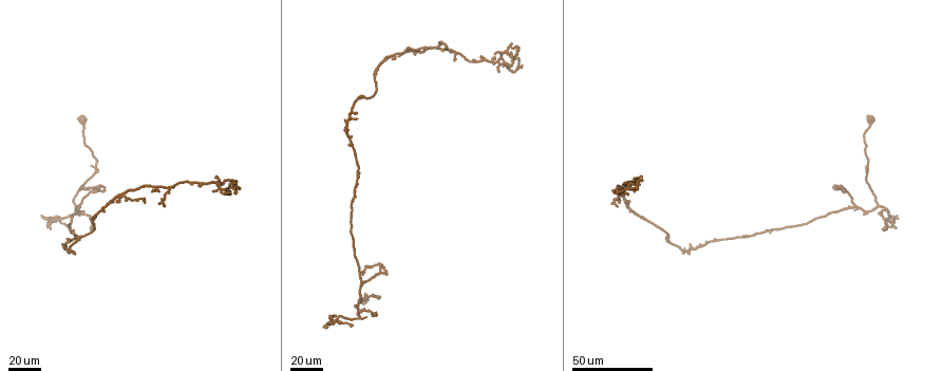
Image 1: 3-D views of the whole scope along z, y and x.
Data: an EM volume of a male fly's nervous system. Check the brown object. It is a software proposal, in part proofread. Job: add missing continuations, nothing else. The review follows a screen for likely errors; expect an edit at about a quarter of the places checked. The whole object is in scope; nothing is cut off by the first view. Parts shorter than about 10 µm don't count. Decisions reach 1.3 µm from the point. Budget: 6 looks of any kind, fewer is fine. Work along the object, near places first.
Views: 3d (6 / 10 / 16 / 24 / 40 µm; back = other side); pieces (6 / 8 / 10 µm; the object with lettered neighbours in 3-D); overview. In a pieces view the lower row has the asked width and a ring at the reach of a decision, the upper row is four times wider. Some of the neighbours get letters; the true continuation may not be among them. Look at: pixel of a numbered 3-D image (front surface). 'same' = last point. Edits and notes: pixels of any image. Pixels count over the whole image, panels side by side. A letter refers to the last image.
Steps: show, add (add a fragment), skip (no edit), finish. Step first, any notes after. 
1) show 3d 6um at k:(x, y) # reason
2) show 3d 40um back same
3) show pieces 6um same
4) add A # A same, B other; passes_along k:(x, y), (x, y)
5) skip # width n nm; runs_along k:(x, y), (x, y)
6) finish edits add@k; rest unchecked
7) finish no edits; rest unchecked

show 3d 40um at 1:(74, 236) # free end

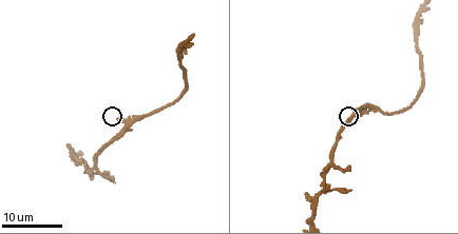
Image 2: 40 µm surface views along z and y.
show pieces 6um at 2:(118, 119)

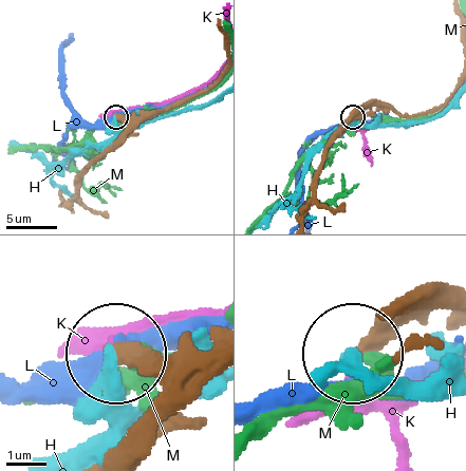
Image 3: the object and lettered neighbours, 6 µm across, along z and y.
skip # width 300 nm; H other, K other, L other, M other; none of them fits

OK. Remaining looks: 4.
show 3d 24um at 1:(358, 174) # free end

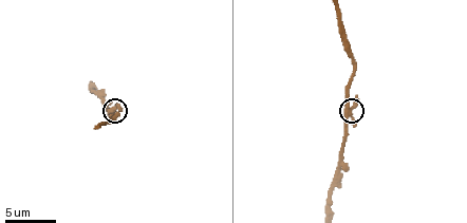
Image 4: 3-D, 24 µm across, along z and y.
show pieces 8um at 4:(355, 98)

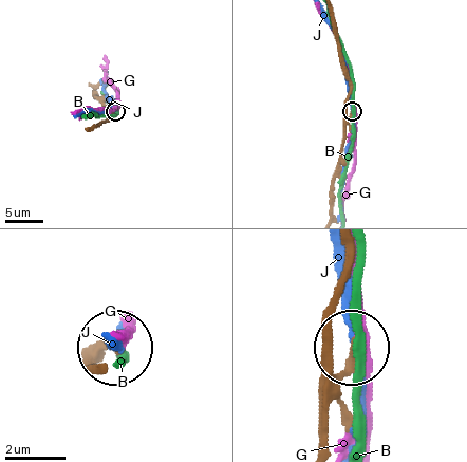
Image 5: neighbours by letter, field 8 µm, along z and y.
skip # B other, G other, J other; runs_along 5:(330, 211), (344, 123), (352, 112); no lettered fragment goes on from it

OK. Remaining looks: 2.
show 3d 40um at 1:(227, 188)

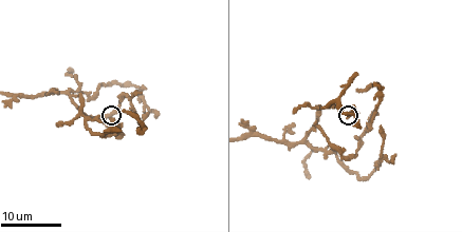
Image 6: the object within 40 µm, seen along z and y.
show pieces 6um at 6:(110, 120)

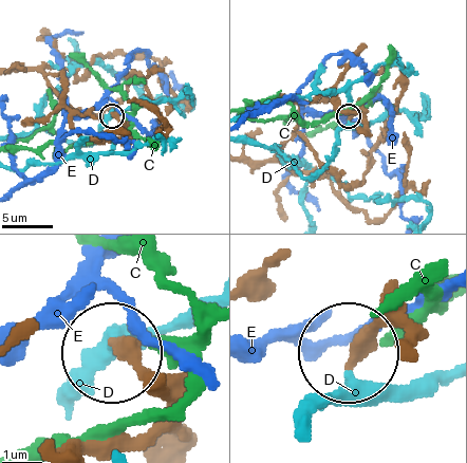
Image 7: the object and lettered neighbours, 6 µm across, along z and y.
skip # width 280 nm; C other, D other, E other; none of them fits

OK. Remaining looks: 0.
finish no edits; rest unchecked

